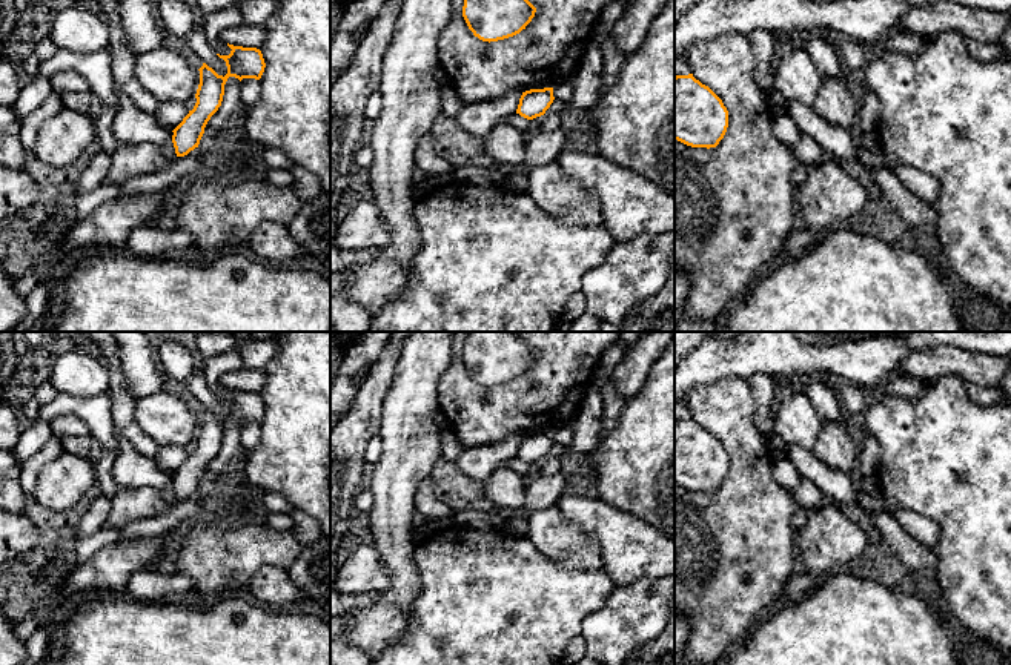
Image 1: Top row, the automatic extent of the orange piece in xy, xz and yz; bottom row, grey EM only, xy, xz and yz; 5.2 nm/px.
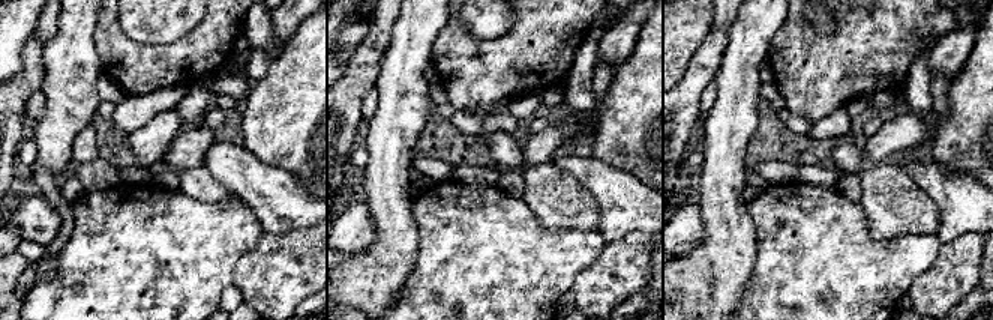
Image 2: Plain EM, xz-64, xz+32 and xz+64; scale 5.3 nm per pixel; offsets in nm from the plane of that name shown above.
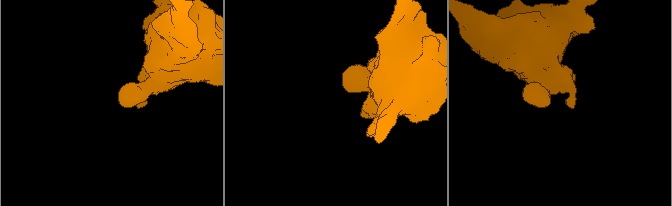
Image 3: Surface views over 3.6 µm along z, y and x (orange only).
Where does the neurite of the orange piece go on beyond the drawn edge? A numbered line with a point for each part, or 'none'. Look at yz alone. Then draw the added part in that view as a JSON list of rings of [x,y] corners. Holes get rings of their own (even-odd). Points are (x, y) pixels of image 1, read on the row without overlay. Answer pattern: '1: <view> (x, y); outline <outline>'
none

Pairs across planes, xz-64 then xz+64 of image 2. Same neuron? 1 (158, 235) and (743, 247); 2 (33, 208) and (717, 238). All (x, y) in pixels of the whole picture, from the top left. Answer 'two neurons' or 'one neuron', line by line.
1: two neurons
2: two neurons

